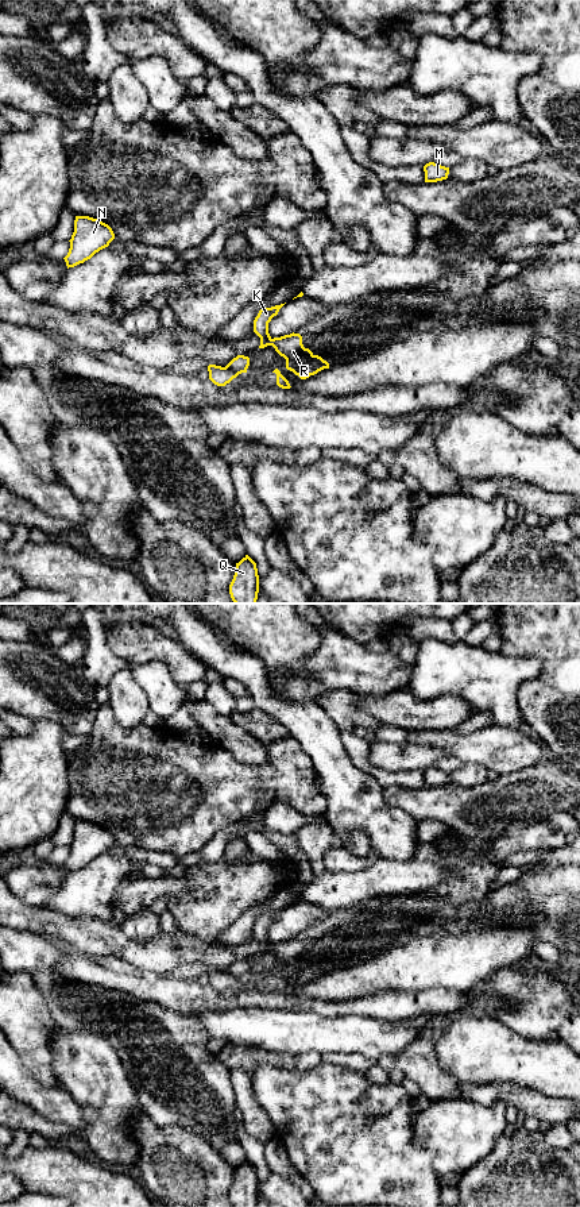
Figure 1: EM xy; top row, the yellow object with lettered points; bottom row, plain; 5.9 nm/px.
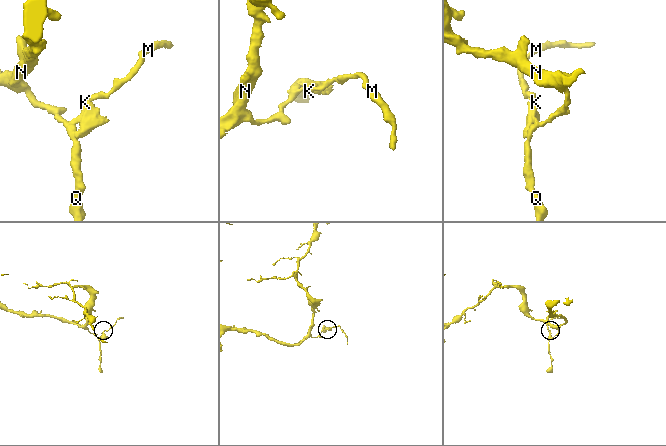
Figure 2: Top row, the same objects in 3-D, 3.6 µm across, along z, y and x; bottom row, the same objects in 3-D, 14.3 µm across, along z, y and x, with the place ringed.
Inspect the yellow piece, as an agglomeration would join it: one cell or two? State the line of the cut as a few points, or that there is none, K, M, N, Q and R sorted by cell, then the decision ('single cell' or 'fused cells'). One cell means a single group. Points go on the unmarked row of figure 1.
xy (224, 972), (238, 979) | K M N / Q R | fused cells

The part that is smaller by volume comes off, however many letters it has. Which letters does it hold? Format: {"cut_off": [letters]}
{"cut_off": ["Q", "R"]}

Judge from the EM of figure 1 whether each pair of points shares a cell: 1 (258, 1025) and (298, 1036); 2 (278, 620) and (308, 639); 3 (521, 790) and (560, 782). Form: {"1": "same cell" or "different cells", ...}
{"1": "same cell", "2": "same cell", "3": "same cell"}

